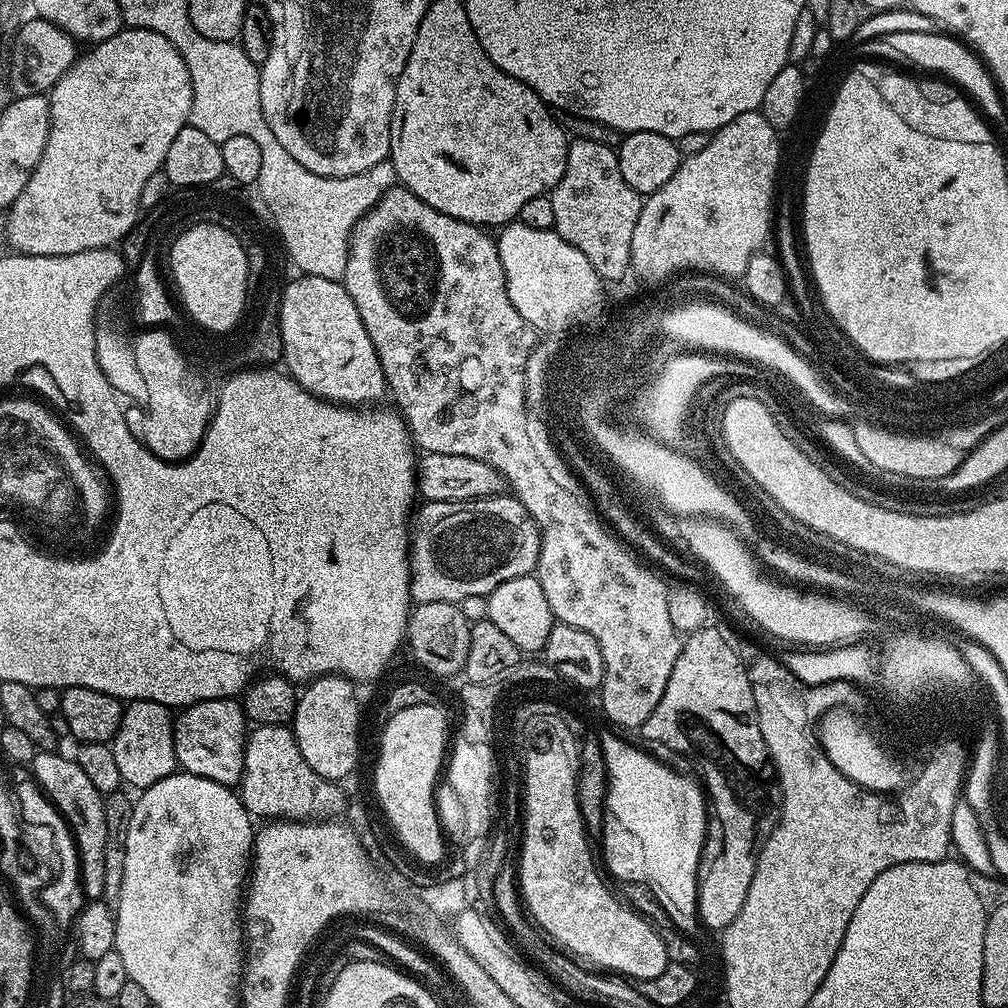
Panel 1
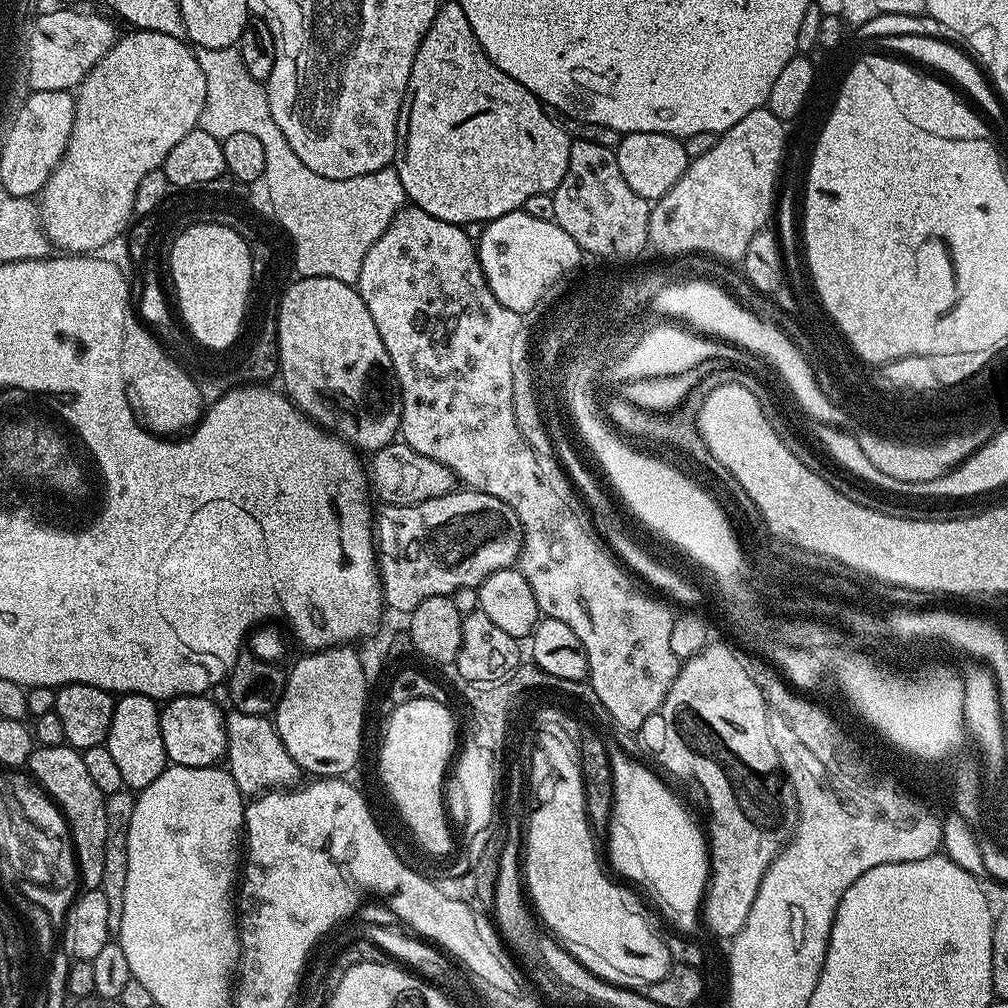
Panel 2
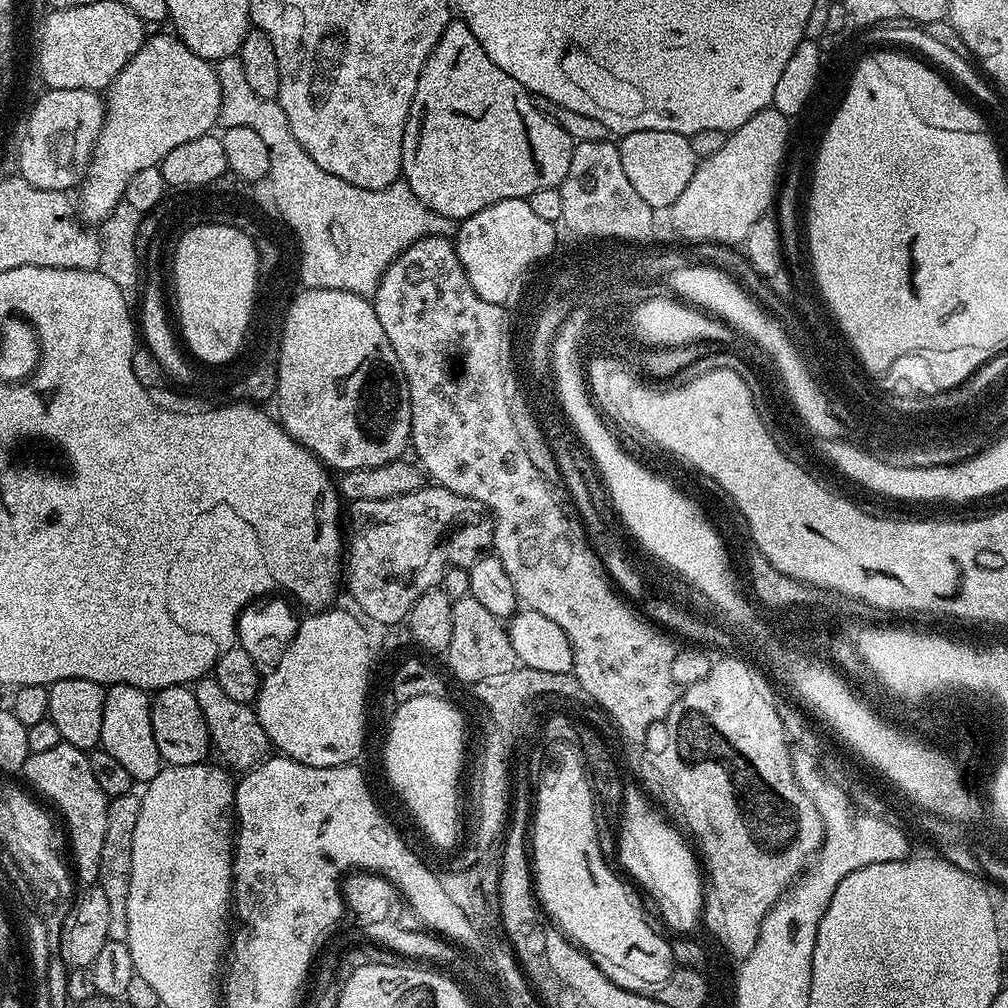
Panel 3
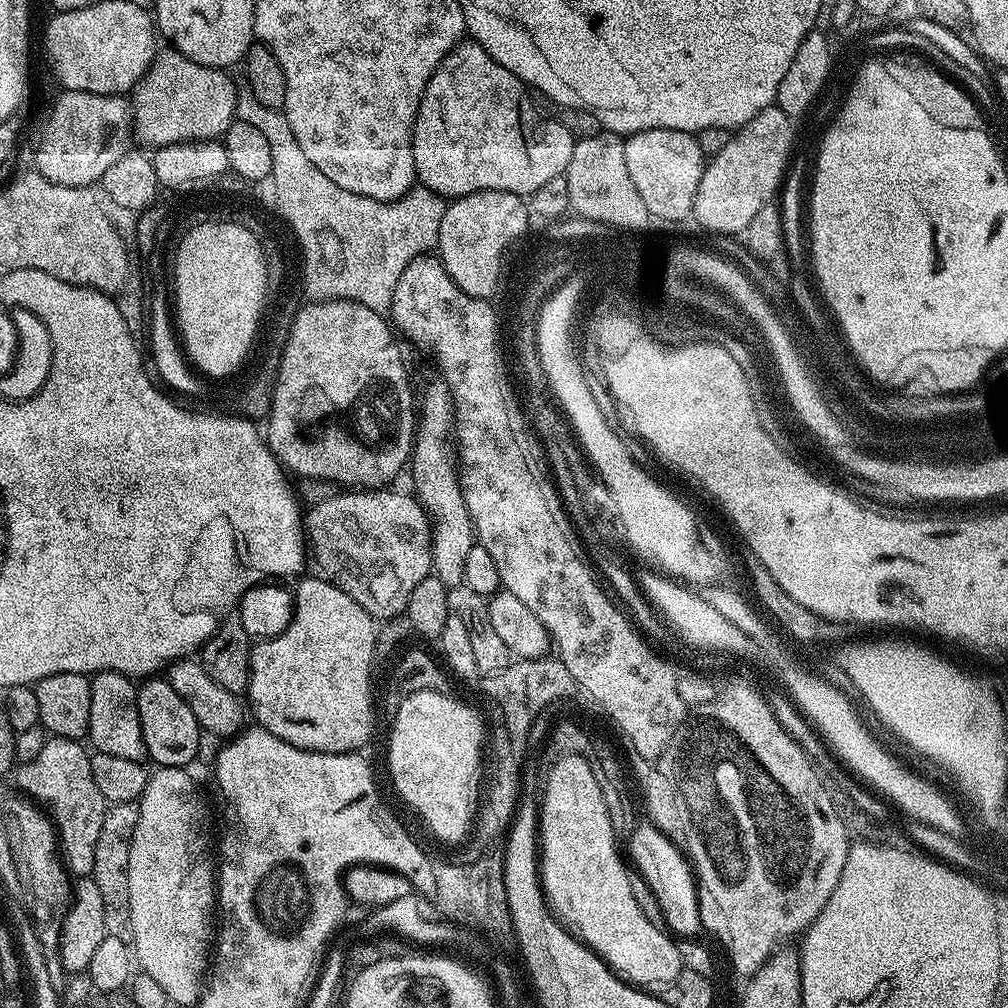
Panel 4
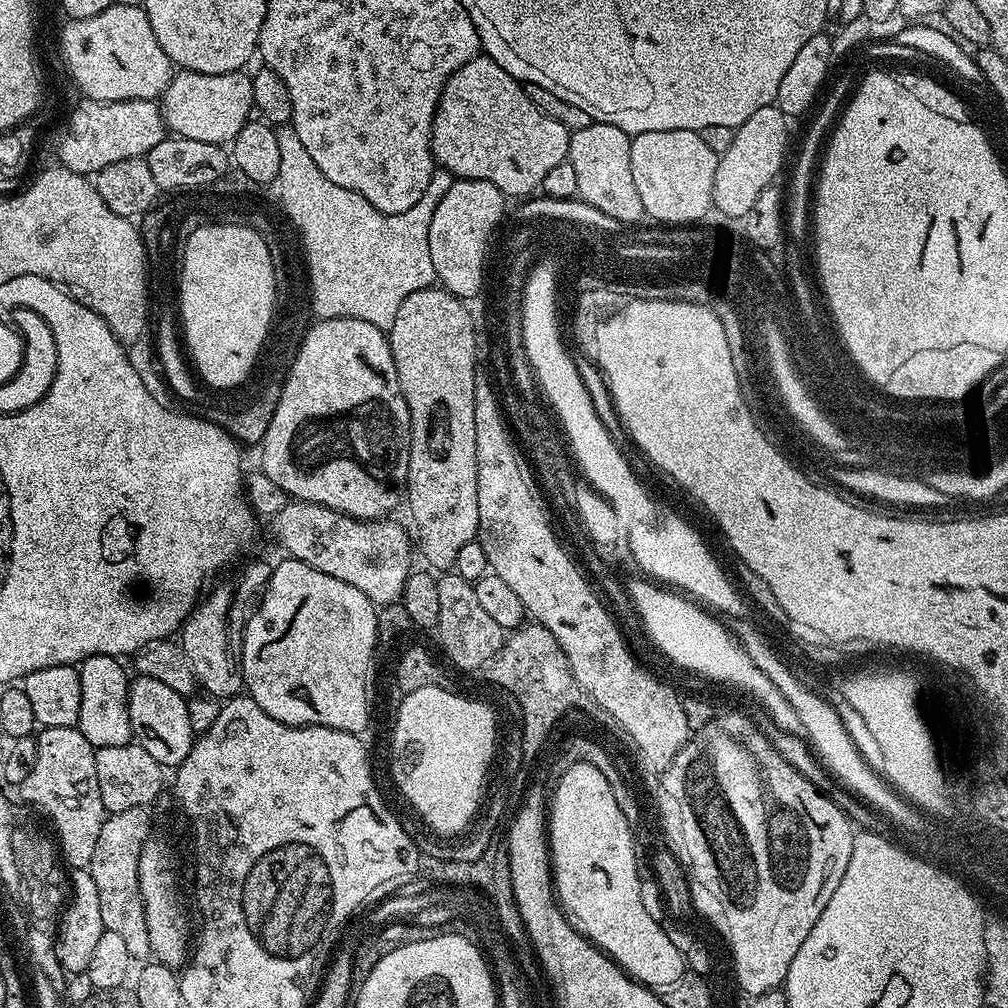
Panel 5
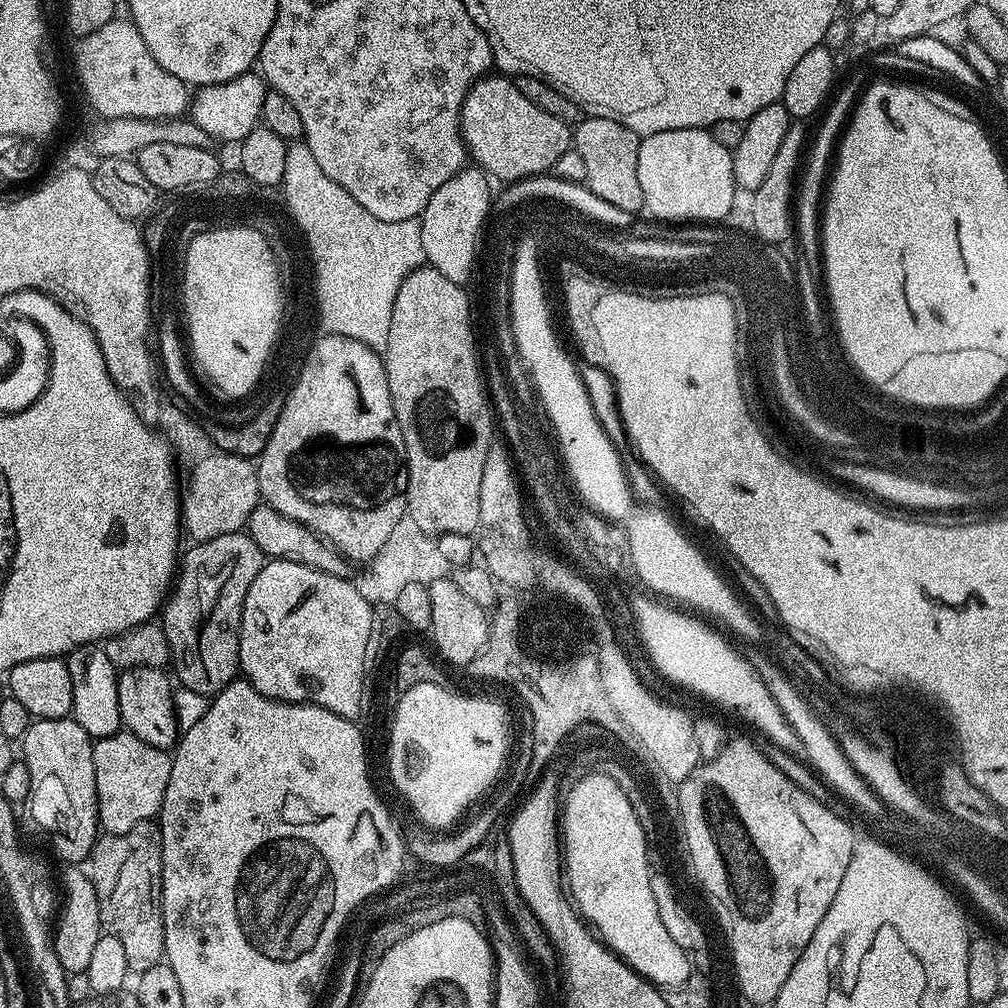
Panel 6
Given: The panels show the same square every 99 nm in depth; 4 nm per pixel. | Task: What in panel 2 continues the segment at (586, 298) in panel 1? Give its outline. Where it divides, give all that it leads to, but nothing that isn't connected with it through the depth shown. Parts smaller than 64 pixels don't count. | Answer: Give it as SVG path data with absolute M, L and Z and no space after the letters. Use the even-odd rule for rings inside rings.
M522 210L502 214L502 218L487 221L482 231L484 233L481 234L480 240L478 236L476 254L480 257L484 277L494 298L498 298L498 302L502 302L506 310L514 310L521 314L531 313L531 304L545 292L546 286L552 286L554 282L575 273L572 271L579 266L582 259L580 247L574 242L574 238L570 238L570 234L566 234L566 230L562 230L562 226L558 226L555 220L542 222L542 218L530 218L530 214Z

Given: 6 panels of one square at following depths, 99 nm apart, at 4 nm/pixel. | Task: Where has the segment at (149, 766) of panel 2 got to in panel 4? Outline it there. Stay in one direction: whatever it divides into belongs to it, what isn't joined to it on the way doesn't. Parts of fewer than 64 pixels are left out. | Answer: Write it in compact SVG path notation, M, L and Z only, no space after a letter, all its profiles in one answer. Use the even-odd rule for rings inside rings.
M97 672L91 681L90 726L87 735L87 739L92 740L91 747L102 754L143 761L146 756L143 723L138 718L137 685L133 677L123 676L121 672Z

